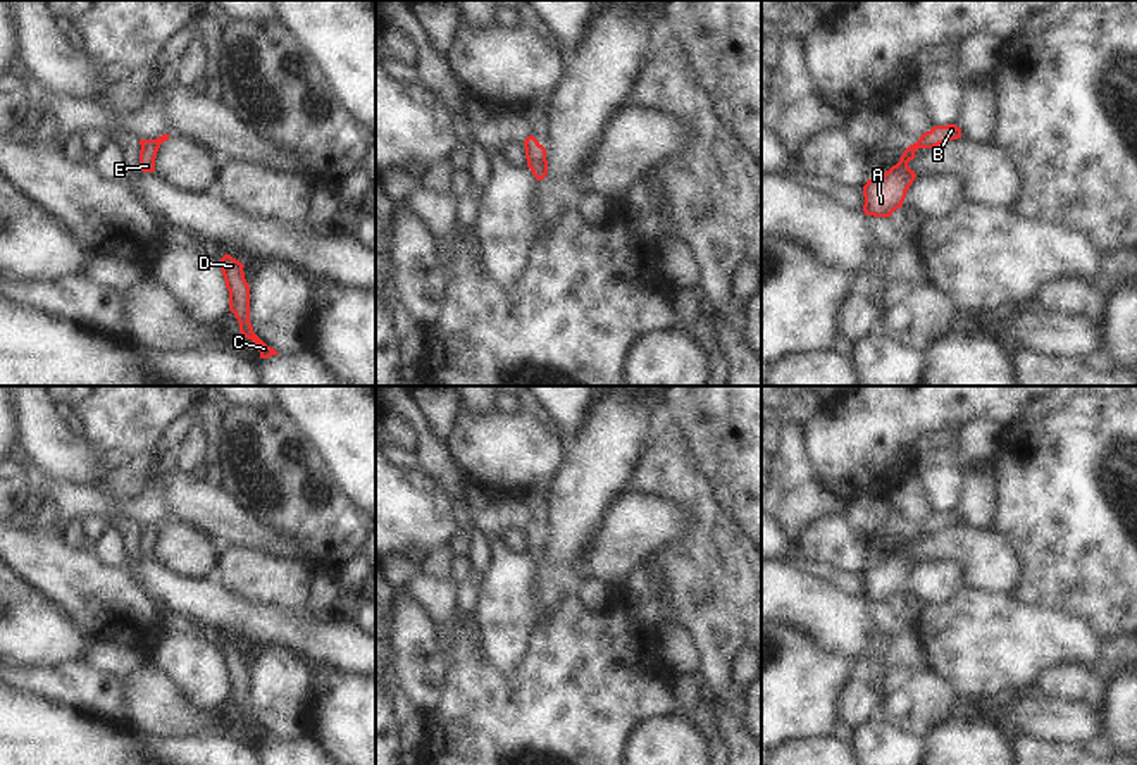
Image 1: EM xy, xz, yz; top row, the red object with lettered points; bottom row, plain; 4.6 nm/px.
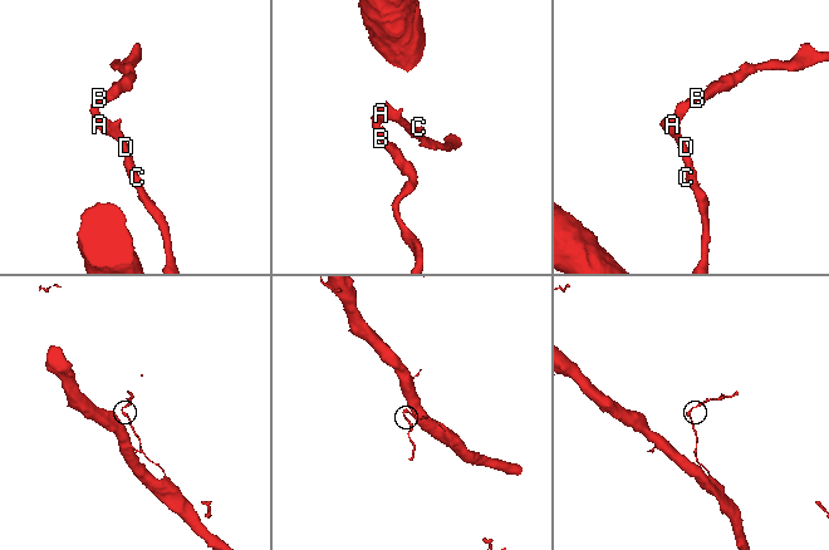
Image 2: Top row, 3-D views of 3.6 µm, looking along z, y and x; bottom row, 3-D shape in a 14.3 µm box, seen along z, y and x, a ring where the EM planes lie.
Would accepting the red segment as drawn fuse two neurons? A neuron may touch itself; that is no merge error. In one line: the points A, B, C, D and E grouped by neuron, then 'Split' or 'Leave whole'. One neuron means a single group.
Groups: A B C D E. Leave whole.

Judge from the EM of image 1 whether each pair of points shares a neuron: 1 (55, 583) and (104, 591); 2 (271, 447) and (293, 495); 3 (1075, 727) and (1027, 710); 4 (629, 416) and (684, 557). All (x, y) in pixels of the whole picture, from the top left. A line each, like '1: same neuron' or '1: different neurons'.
1: same neuron
2: same neuron
3: same neuron
4: different neurons

